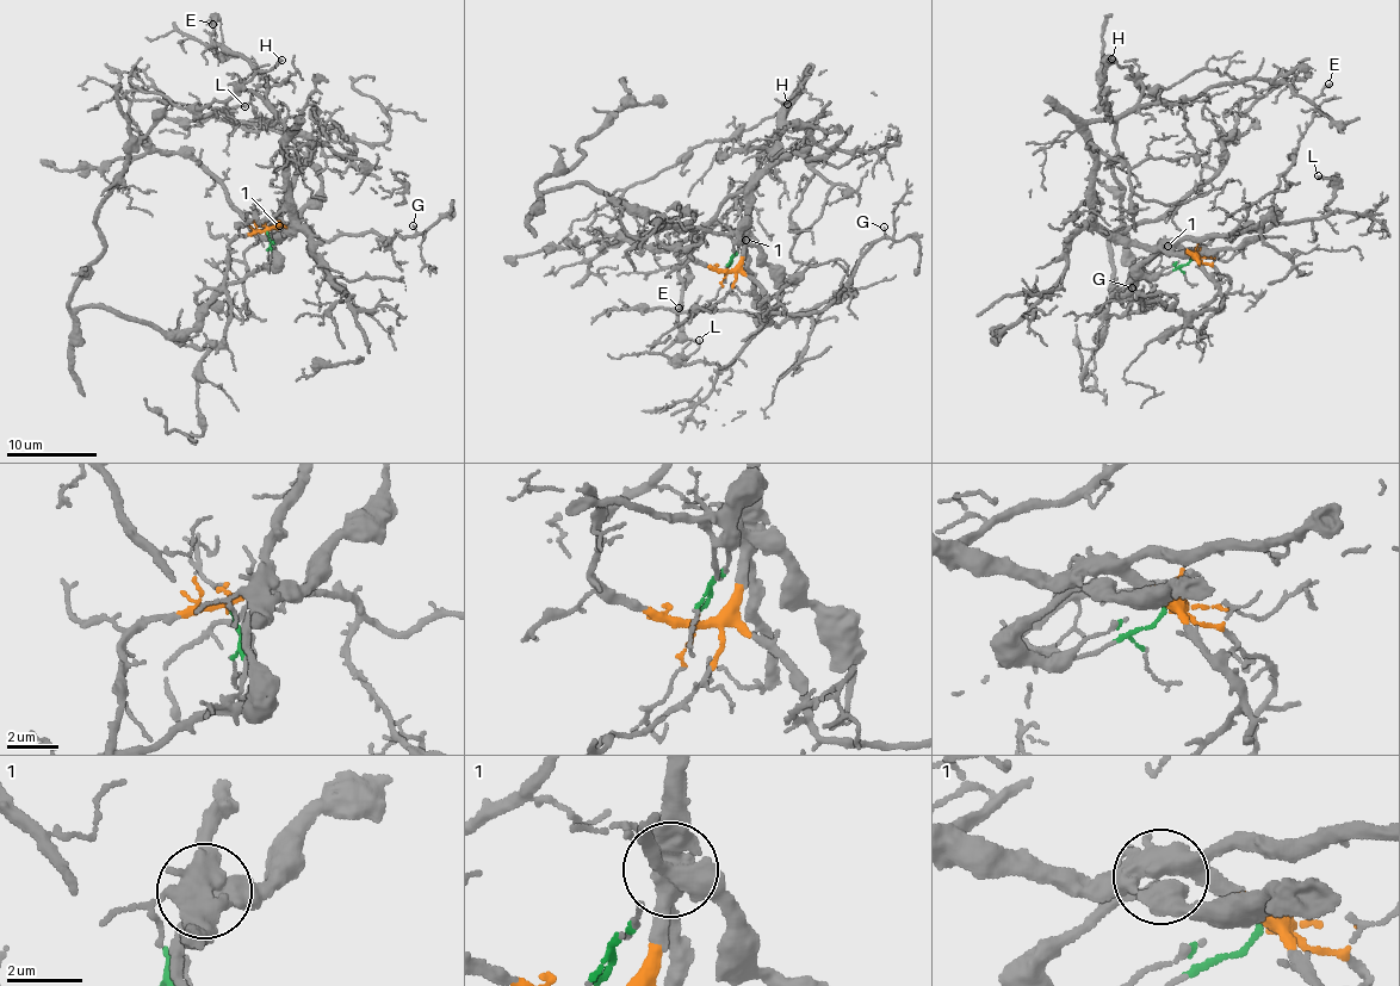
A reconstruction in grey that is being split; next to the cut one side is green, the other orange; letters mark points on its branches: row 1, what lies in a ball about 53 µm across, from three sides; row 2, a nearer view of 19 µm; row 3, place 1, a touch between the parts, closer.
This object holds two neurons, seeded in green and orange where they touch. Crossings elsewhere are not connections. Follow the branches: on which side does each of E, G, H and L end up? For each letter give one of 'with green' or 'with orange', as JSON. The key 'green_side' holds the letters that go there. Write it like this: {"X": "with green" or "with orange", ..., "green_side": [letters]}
{"E": "with orange", "G": "with orange", "H": "with orange", "L": "with orange", "green_side": []}

